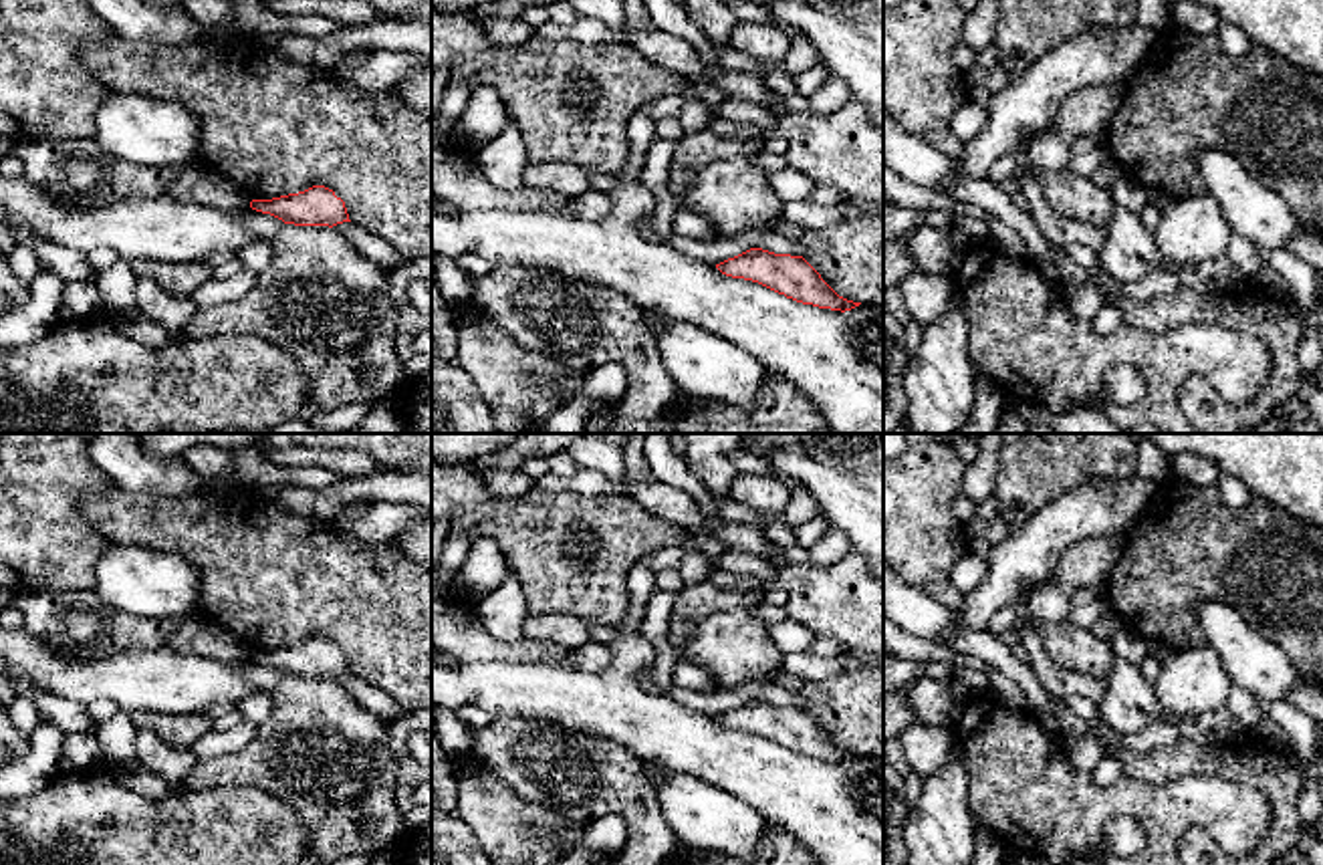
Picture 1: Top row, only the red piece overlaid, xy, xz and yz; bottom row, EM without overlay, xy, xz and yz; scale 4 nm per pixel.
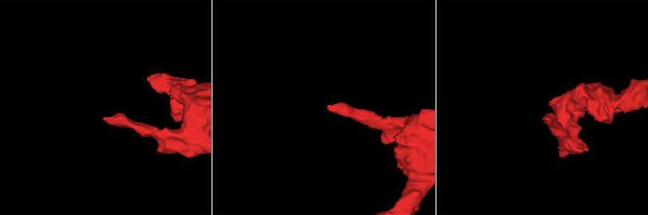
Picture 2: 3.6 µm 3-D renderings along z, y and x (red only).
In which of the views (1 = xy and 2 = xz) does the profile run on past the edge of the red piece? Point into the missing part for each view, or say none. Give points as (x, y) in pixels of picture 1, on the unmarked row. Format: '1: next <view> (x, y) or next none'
1: next none
2: next none

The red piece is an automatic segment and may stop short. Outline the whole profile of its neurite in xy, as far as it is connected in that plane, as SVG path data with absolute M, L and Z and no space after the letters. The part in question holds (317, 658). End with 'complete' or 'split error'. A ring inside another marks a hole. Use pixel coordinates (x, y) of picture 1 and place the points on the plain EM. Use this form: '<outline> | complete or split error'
M325 637L272 651L252 651L250 659L294 677L337 677L351 673L345 653Z | complete

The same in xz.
M750 700L716 720L726 728L758 734L803 756L841 764L861 756L839 748L803 708Z | complete

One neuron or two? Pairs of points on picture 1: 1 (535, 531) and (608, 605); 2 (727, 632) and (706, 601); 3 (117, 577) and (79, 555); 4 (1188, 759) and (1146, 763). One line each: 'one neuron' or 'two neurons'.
1: one neuron
2: two neurons
3: two neurons
4: one neuron

